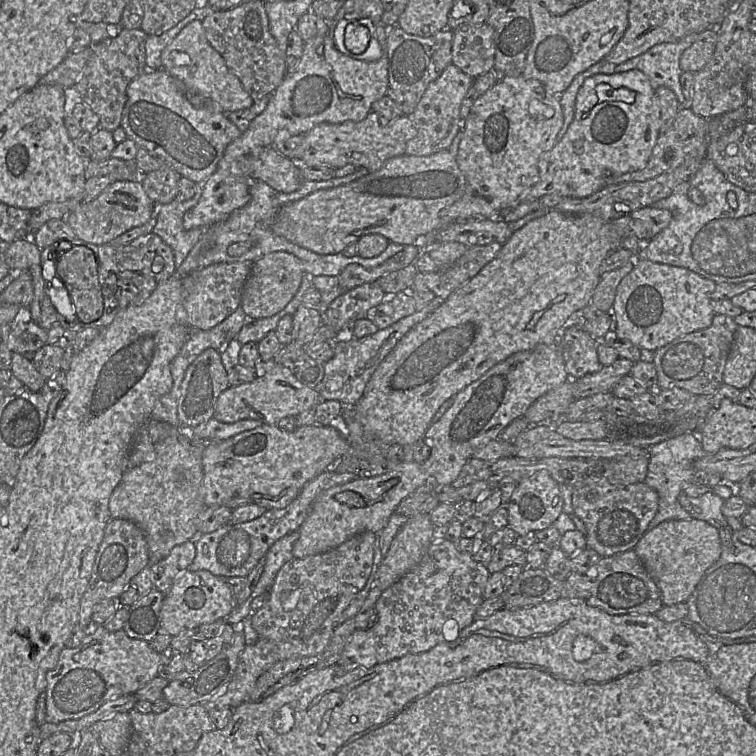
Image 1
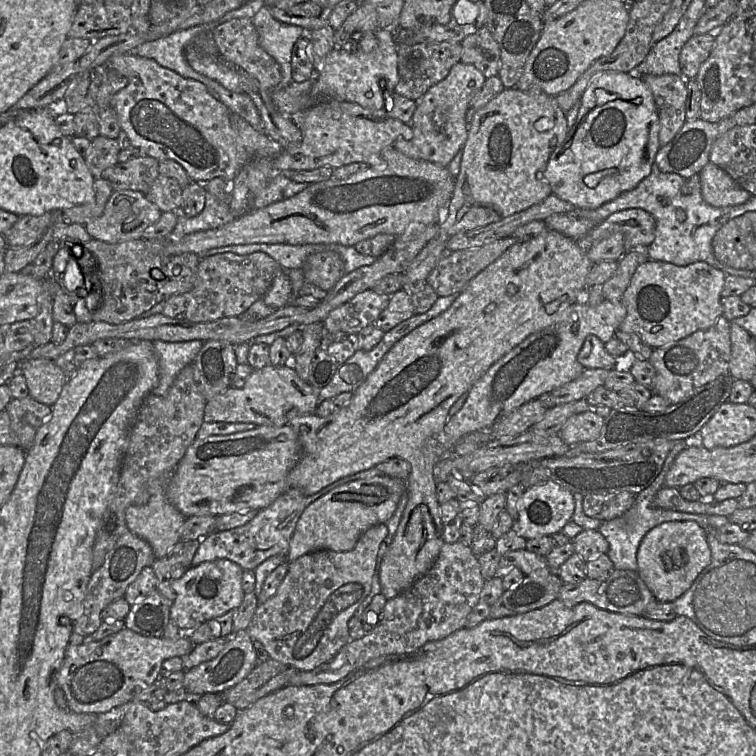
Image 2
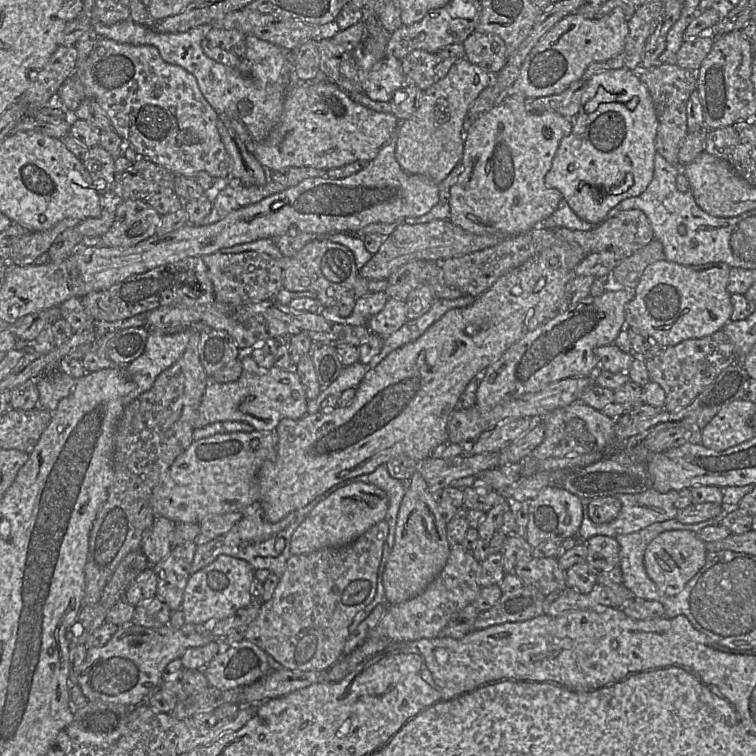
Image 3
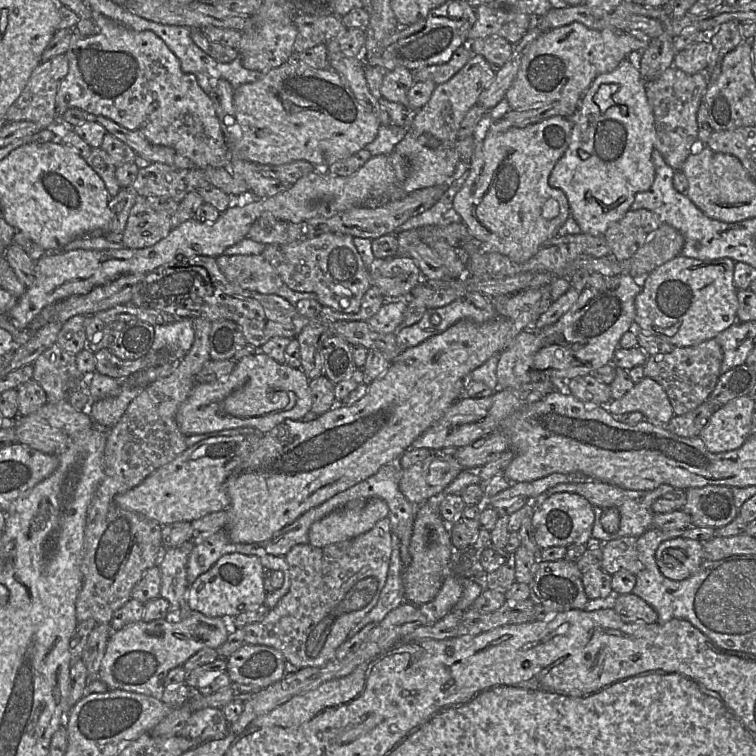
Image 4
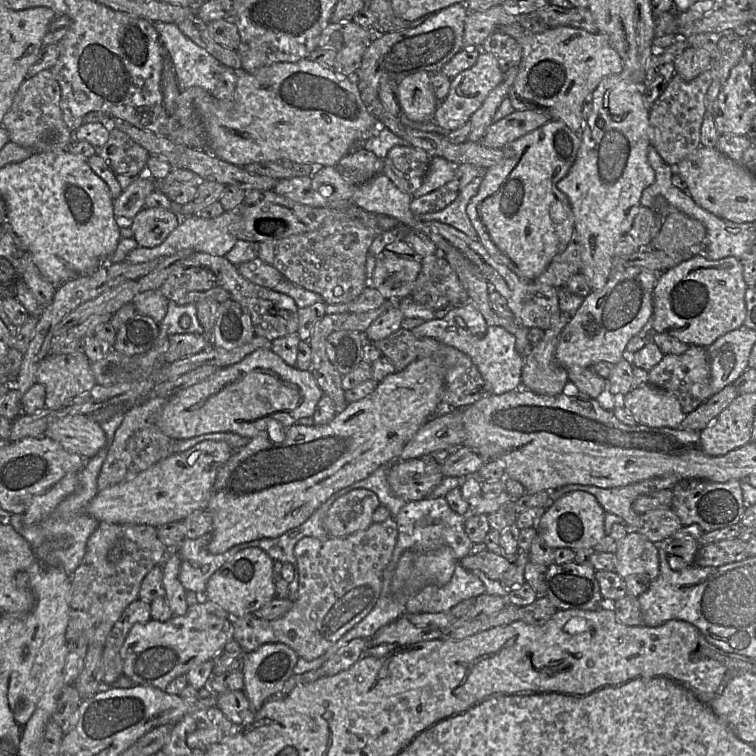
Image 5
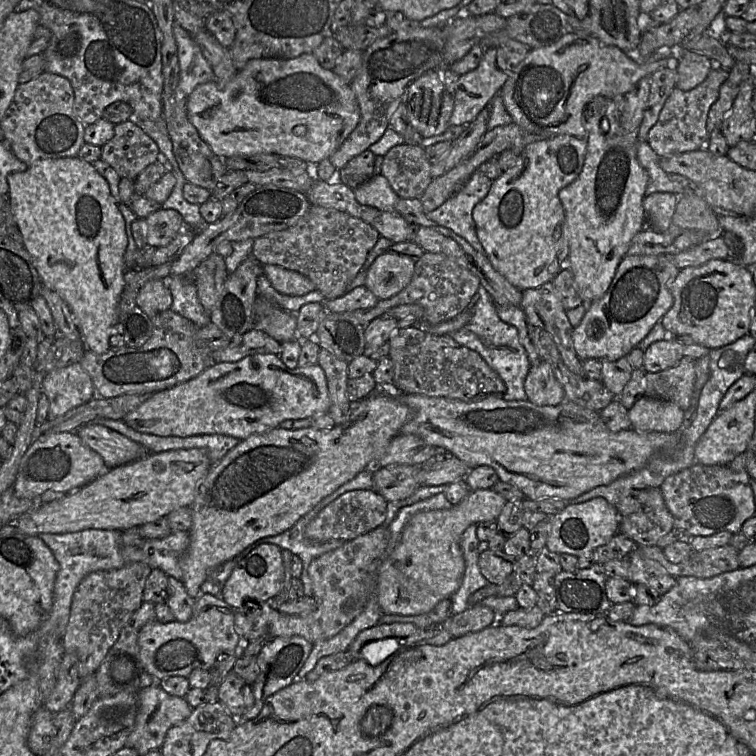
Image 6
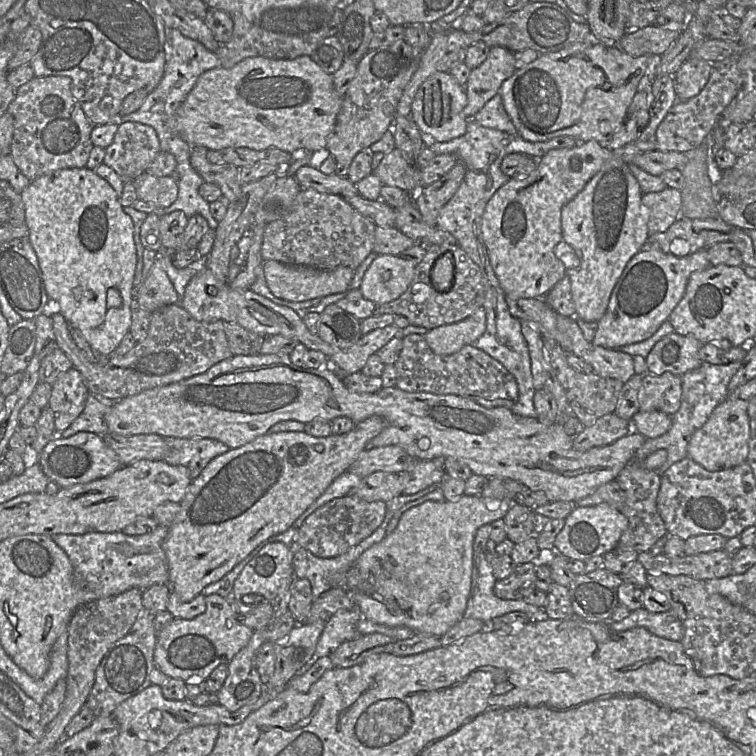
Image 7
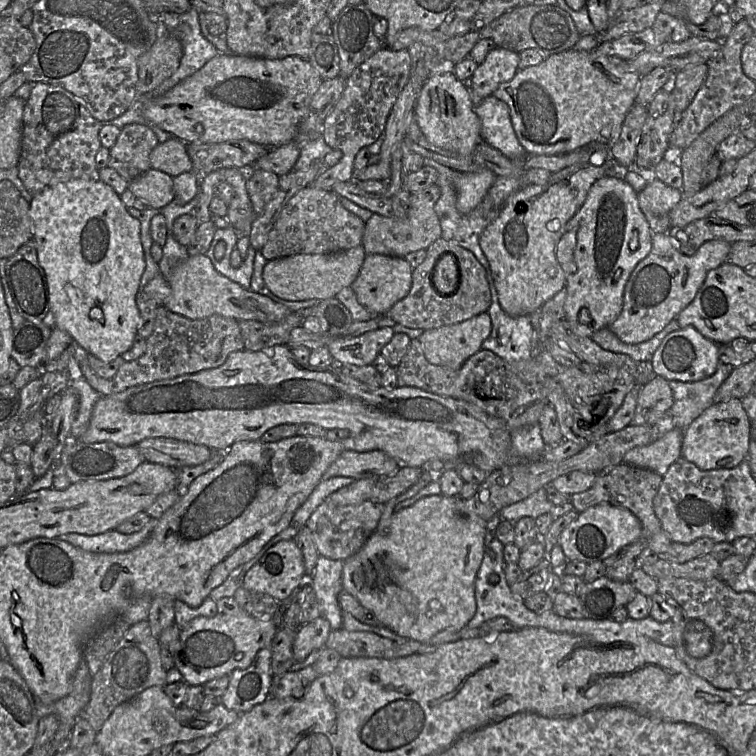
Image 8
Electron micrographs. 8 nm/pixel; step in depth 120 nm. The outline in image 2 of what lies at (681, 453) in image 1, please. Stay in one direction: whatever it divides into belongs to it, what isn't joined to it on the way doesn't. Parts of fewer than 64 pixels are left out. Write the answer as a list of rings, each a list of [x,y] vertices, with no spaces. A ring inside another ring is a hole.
[[[699,433],[685,440],[680,440],[670,450],[663,464],[662,470],[656,479],[640,493],[636,494],[634,504],[621,517],[603,521],[598,531],[606,538],[609,543],[608,557],[613,562],[617,570],[637,571],[637,551],[642,539],[654,527],[671,521],[692,521],[692,514],[674,510],[661,509],[654,505],[654,498],[658,491],[665,487],[665,477],[677,455],[686,447],[699,443]]]

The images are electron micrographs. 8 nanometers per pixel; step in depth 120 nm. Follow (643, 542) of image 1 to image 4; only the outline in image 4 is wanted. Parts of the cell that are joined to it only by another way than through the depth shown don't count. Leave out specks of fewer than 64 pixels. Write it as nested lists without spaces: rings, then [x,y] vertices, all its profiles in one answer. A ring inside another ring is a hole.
[[[682,536],[665,540],[657,548],[655,560],[666,578],[685,580],[691,577],[703,562],[703,543]]]

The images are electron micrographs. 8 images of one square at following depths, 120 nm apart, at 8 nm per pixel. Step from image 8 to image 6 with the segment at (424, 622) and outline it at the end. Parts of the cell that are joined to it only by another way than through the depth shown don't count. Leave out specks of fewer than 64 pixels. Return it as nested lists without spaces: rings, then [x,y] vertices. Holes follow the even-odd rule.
[[[492,489],[470,493],[450,509],[416,513],[404,527],[400,542],[378,571],[378,603],[384,614],[421,615],[459,589],[465,573],[460,548],[464,531],[472,524],[496,521],[507,500]]]

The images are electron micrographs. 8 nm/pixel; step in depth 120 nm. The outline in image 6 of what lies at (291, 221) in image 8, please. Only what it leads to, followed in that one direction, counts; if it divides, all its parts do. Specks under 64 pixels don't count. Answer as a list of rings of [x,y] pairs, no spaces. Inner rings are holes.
[[[311,205],[293,226],[256,238],[252,255],[261,265],[273,264],[305,275],[325,300],[333,300],[347,292],[379,238],[374,227],[357,217]]]

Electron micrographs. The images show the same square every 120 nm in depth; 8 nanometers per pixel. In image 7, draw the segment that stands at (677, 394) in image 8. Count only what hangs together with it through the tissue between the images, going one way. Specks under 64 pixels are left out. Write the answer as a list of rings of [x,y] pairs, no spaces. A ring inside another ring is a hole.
[[[739,361],[723,365],[702,362],[697,369],[681,376],[681,405],[678,411],[672,415],[670,429],[657,438],[646,439],[644,444],[636,451],[632,464],[640,464],[638,462],[642,462],[648,455],[659,449],[665,449],[667,451],[667,459],[656,471],[661,476],[674,463],[688,457],[687,446],[691,436],[706,423],[713,410],[730,396],[728,384],[740,366],[741,362]]]

